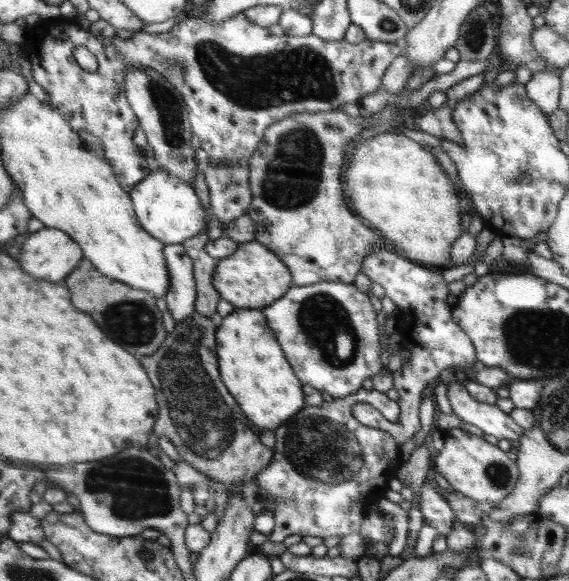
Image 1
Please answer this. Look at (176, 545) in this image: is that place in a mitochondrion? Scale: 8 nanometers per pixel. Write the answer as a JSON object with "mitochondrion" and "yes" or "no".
{"mitochondrion":"no"}

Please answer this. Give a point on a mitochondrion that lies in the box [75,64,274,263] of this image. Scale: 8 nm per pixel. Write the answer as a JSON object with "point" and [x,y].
{"point":[169,109]}

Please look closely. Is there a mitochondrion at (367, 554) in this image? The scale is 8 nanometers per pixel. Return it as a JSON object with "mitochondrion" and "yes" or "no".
{"mitochondrion":"no"}

